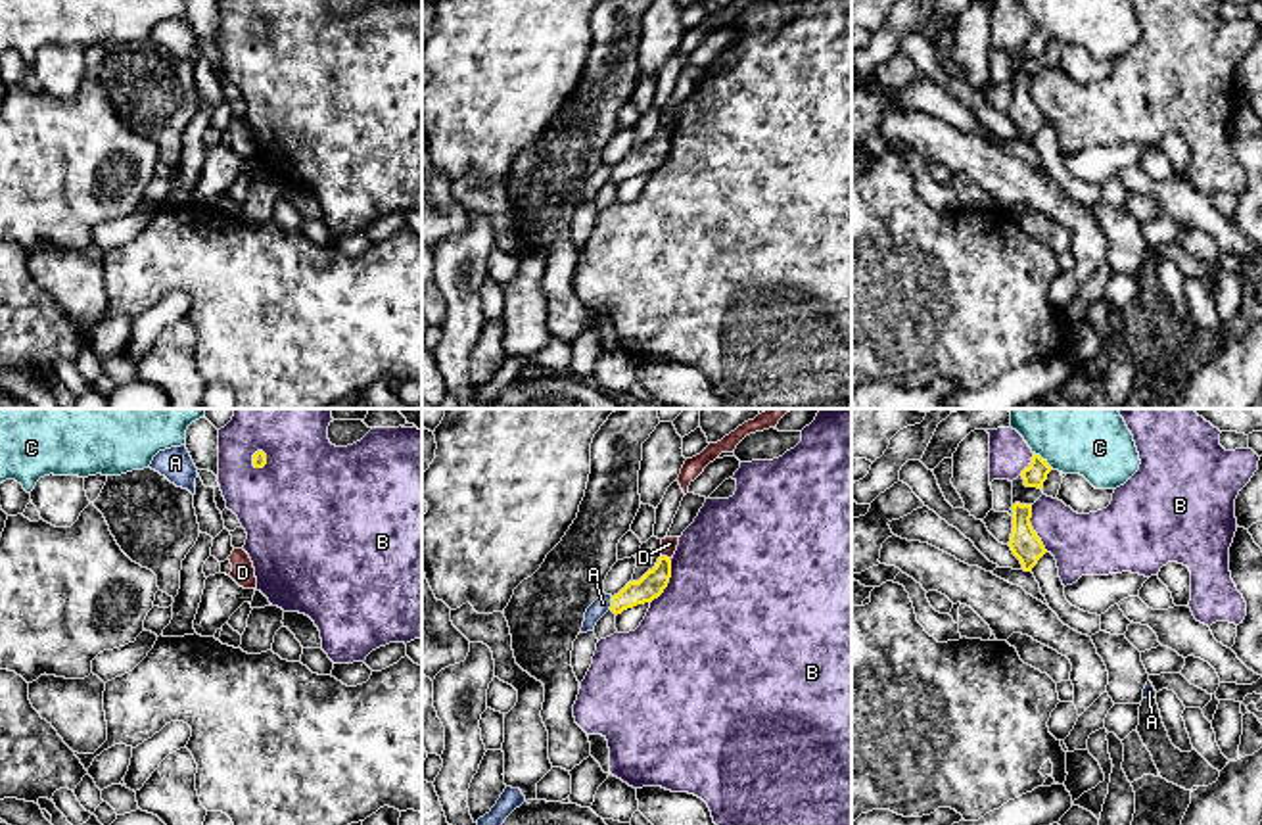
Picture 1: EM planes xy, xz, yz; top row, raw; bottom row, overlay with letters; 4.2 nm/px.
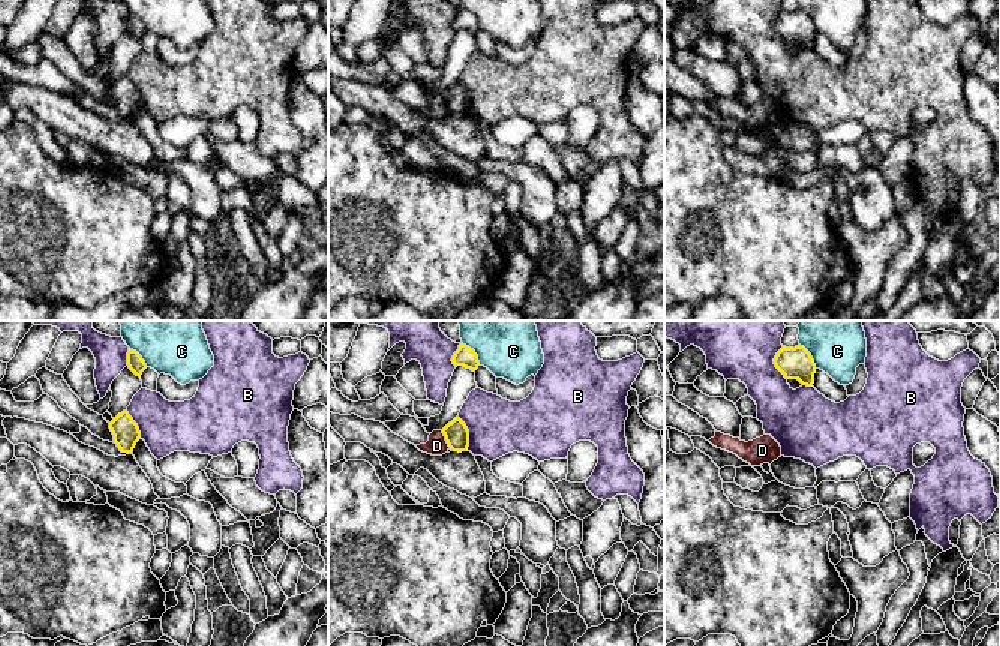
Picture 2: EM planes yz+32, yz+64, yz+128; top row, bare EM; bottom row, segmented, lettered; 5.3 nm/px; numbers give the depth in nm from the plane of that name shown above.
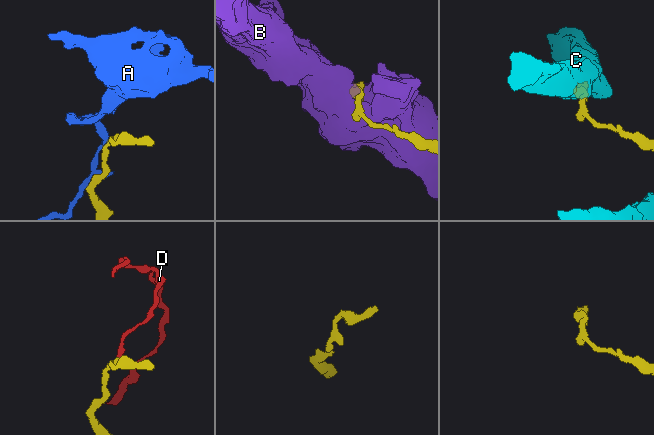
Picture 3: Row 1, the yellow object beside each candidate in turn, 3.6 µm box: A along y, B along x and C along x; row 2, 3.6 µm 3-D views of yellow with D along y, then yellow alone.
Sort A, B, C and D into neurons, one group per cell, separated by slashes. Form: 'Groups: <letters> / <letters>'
Groups: A / B / C / D

